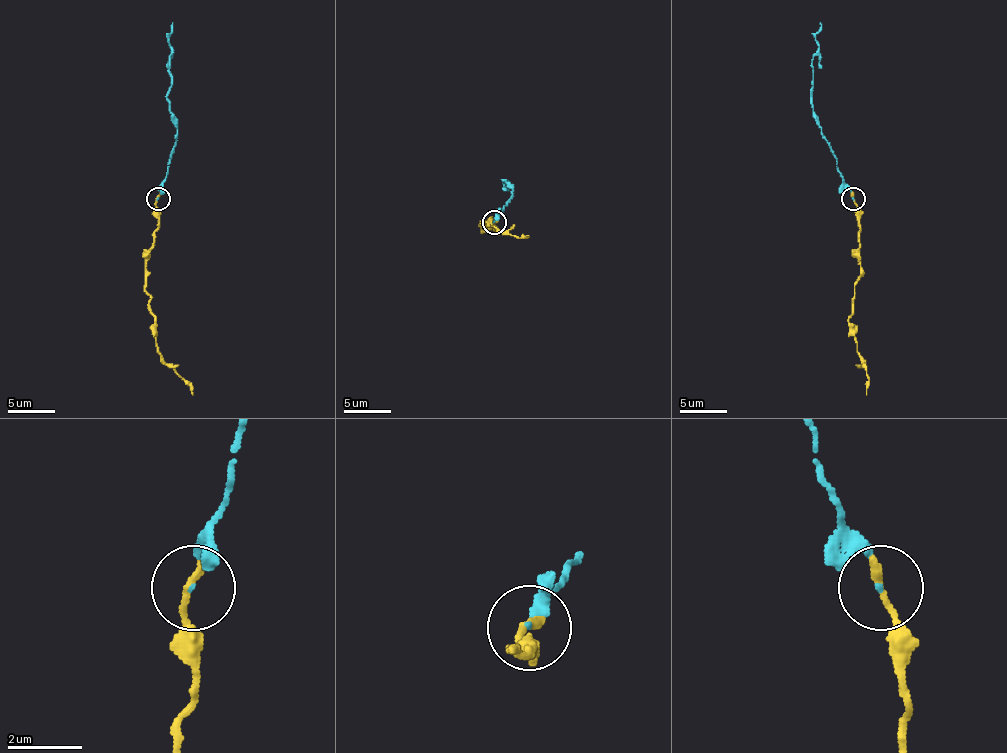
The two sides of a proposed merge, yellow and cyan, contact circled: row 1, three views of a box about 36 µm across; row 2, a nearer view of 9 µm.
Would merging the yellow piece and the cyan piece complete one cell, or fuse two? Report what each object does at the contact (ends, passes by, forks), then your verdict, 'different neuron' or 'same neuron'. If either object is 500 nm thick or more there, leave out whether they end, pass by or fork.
yellow ends there; cyan ends there; same neuron

